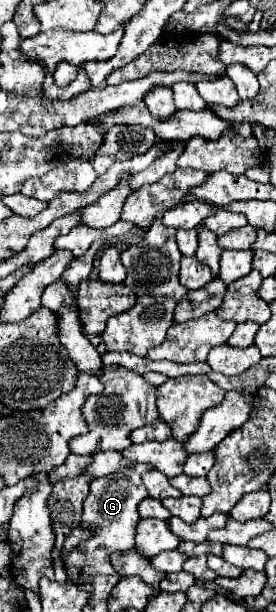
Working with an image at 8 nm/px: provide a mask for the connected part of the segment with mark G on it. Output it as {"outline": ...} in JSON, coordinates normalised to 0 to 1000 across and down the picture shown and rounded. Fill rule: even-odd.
{"outline":[[[475,758],[431,768],[431,781],[409,778],[373,778],[344,781],[322,794],[322,810],[301,820],[301,843],[293,843],[293,859],[359,859],[344,866],[344,879],[322,879],[315,886],[293,886],[279,895],[228,912],[236,935],[257,951],[272,954],[308,954],[322,951],[344,938],[417,938],[402,918],[388,918],[388,905],[409,902],[446,902],[475,899],[489,892],[489,856],[504,850],[496,840],[496,824],[533,814],[533,797],[511,788],[511,775],[540,768],[540,761],[518,758]]]}

